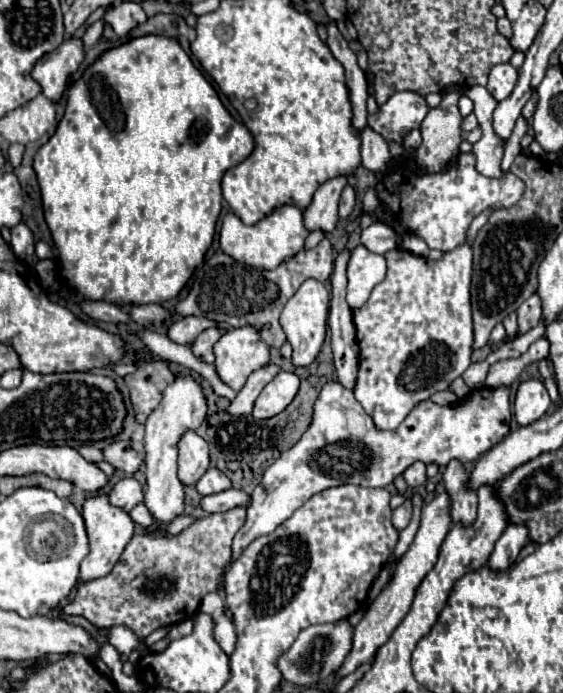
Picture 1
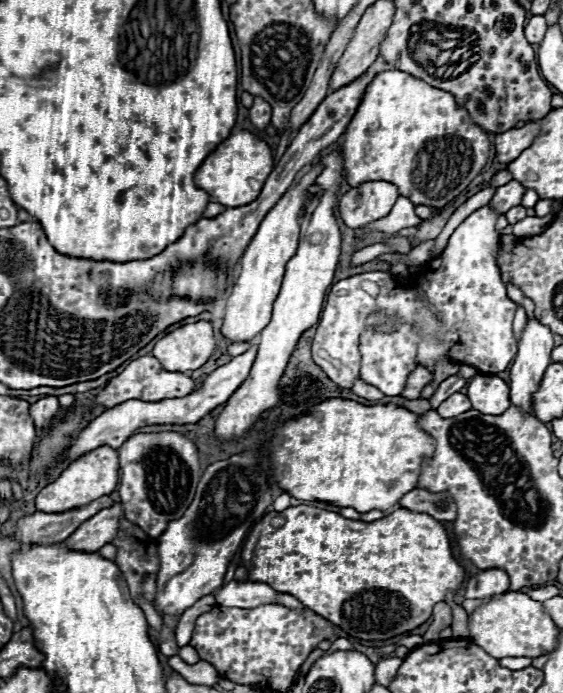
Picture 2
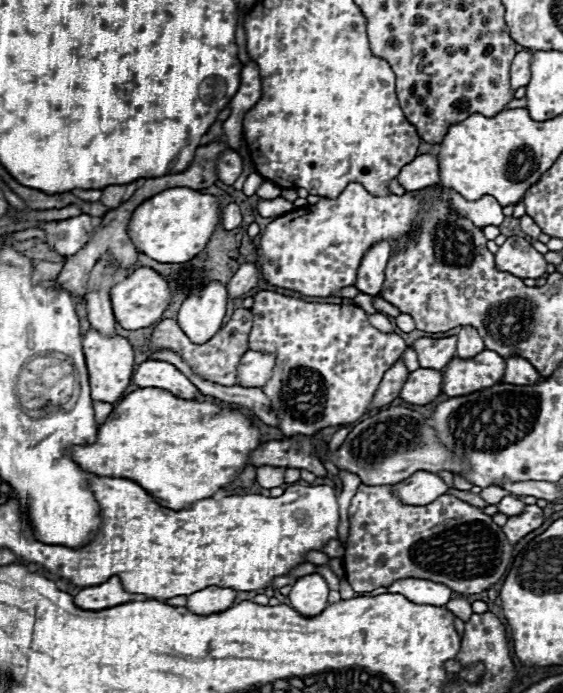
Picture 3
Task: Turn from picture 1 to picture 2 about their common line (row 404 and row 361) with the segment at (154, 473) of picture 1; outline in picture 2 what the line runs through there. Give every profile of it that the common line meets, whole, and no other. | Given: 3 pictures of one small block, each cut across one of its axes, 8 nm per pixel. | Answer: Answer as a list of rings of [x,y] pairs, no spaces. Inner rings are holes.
[[[210,322],[186,324],[156,342],[152,356],[158,358],[168,372],[196,370],[208,362],[216,348]]]

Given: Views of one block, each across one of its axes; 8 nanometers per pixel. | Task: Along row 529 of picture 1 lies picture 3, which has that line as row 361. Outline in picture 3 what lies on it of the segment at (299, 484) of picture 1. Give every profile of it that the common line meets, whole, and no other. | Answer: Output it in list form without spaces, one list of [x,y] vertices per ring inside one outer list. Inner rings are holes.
[[[248,350],[238,366],[238,378],[244,386],[258,388],[264,386],[270,380],[272,368],[276,364],[276,356],[268,352],[258,352],[258,350]]]

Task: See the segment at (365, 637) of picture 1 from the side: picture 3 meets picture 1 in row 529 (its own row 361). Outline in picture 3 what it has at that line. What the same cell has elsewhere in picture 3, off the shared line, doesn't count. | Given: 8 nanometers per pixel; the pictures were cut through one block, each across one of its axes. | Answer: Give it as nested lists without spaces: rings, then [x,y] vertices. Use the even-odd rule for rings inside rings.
[[[458,336],[446,338],[418,338],[412,348],[418,354],[418,362],[422,368],[442,370],[456,354],[456,340]]]

